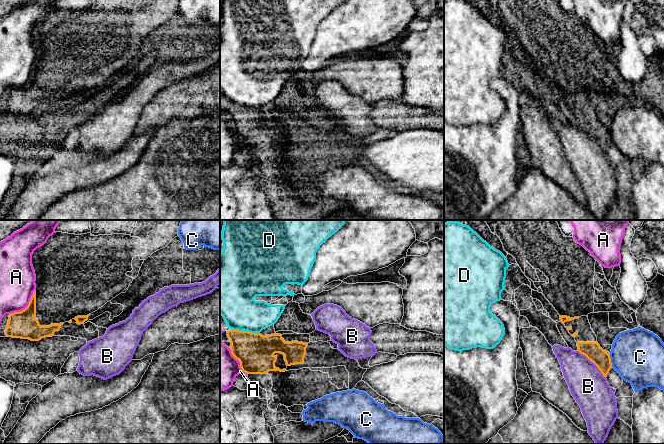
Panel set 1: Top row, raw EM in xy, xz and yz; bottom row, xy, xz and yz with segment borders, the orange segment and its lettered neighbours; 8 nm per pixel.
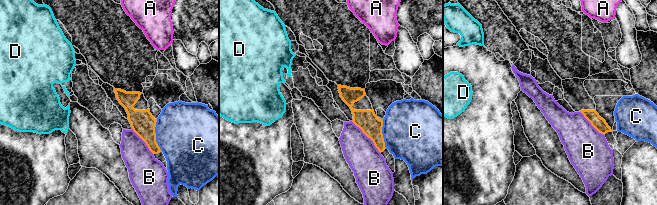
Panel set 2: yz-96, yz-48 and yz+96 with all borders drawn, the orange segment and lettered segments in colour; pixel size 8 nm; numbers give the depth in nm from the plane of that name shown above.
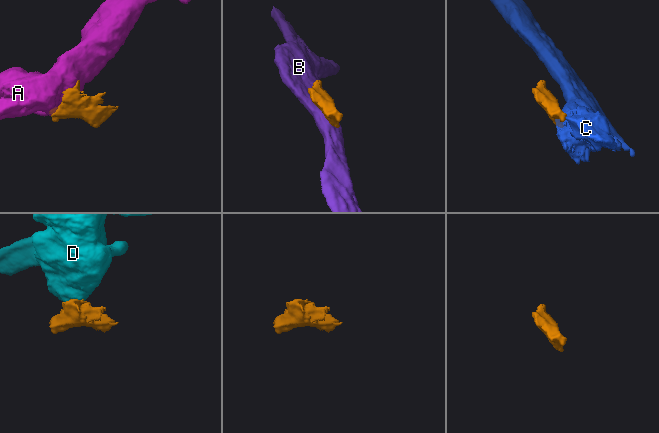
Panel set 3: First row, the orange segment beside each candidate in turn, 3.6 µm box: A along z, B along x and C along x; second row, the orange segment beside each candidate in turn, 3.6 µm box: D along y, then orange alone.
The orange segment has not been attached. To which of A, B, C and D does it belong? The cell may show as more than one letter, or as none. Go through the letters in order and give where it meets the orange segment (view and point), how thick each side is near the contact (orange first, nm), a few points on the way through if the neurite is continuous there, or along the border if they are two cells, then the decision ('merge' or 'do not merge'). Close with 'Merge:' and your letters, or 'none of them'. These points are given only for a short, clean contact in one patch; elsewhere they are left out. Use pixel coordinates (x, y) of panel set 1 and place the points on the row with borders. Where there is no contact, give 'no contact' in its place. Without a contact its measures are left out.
A: contact xy (27, 306); calibres 220 and 280 nm; do not merge
B: contact yz (593, 362); calibres 140 and 300 nm; do not merge
C: contact yz (610, 360); calibres 140 and 420 nm; do not merge
D: contact xz (246, 331); calibres 300 and 300 nm; border xz (232, 328), (259, 333); do not merge
Merge: none of them

